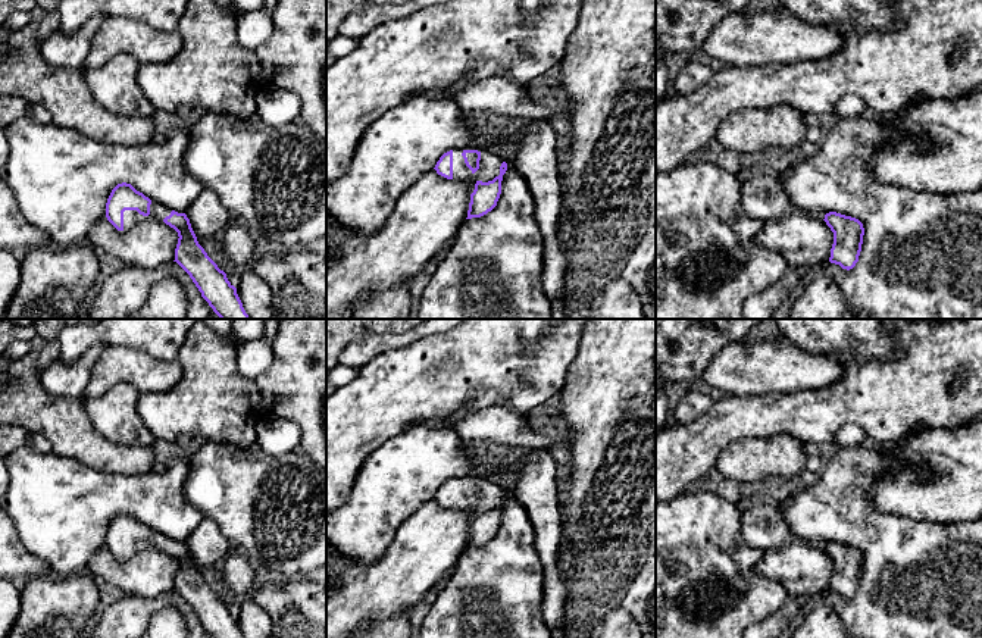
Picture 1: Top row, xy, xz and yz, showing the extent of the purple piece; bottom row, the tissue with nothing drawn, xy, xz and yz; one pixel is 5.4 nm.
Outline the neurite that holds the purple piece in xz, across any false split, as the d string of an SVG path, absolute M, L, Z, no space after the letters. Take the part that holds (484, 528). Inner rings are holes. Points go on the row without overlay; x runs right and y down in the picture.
M450 479L437 491L438 504L454 510L476 510L470 523L467 547L481 547L491 541L501 523L507 492L487 479Z

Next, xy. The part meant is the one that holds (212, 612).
M118 513L106 532L106 547L118 559L128 562L140 551L154 547L178 562L175 589L193 609L201 626L212 638L244 638L237 617L226 603L207 585L198 573L185 542L151 531L131 513Z

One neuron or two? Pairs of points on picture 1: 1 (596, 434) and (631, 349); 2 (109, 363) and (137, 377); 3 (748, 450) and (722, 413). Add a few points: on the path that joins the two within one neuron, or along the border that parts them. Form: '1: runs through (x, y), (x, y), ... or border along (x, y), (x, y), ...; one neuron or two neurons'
1: runs through (606, 413), (606, 397), (613, 369); one neuron
2: runs through (116, 365), (125, 365), (130, 369); one neuron
3: border along (775, 434), (732, 441), (715, 460); two neurons

